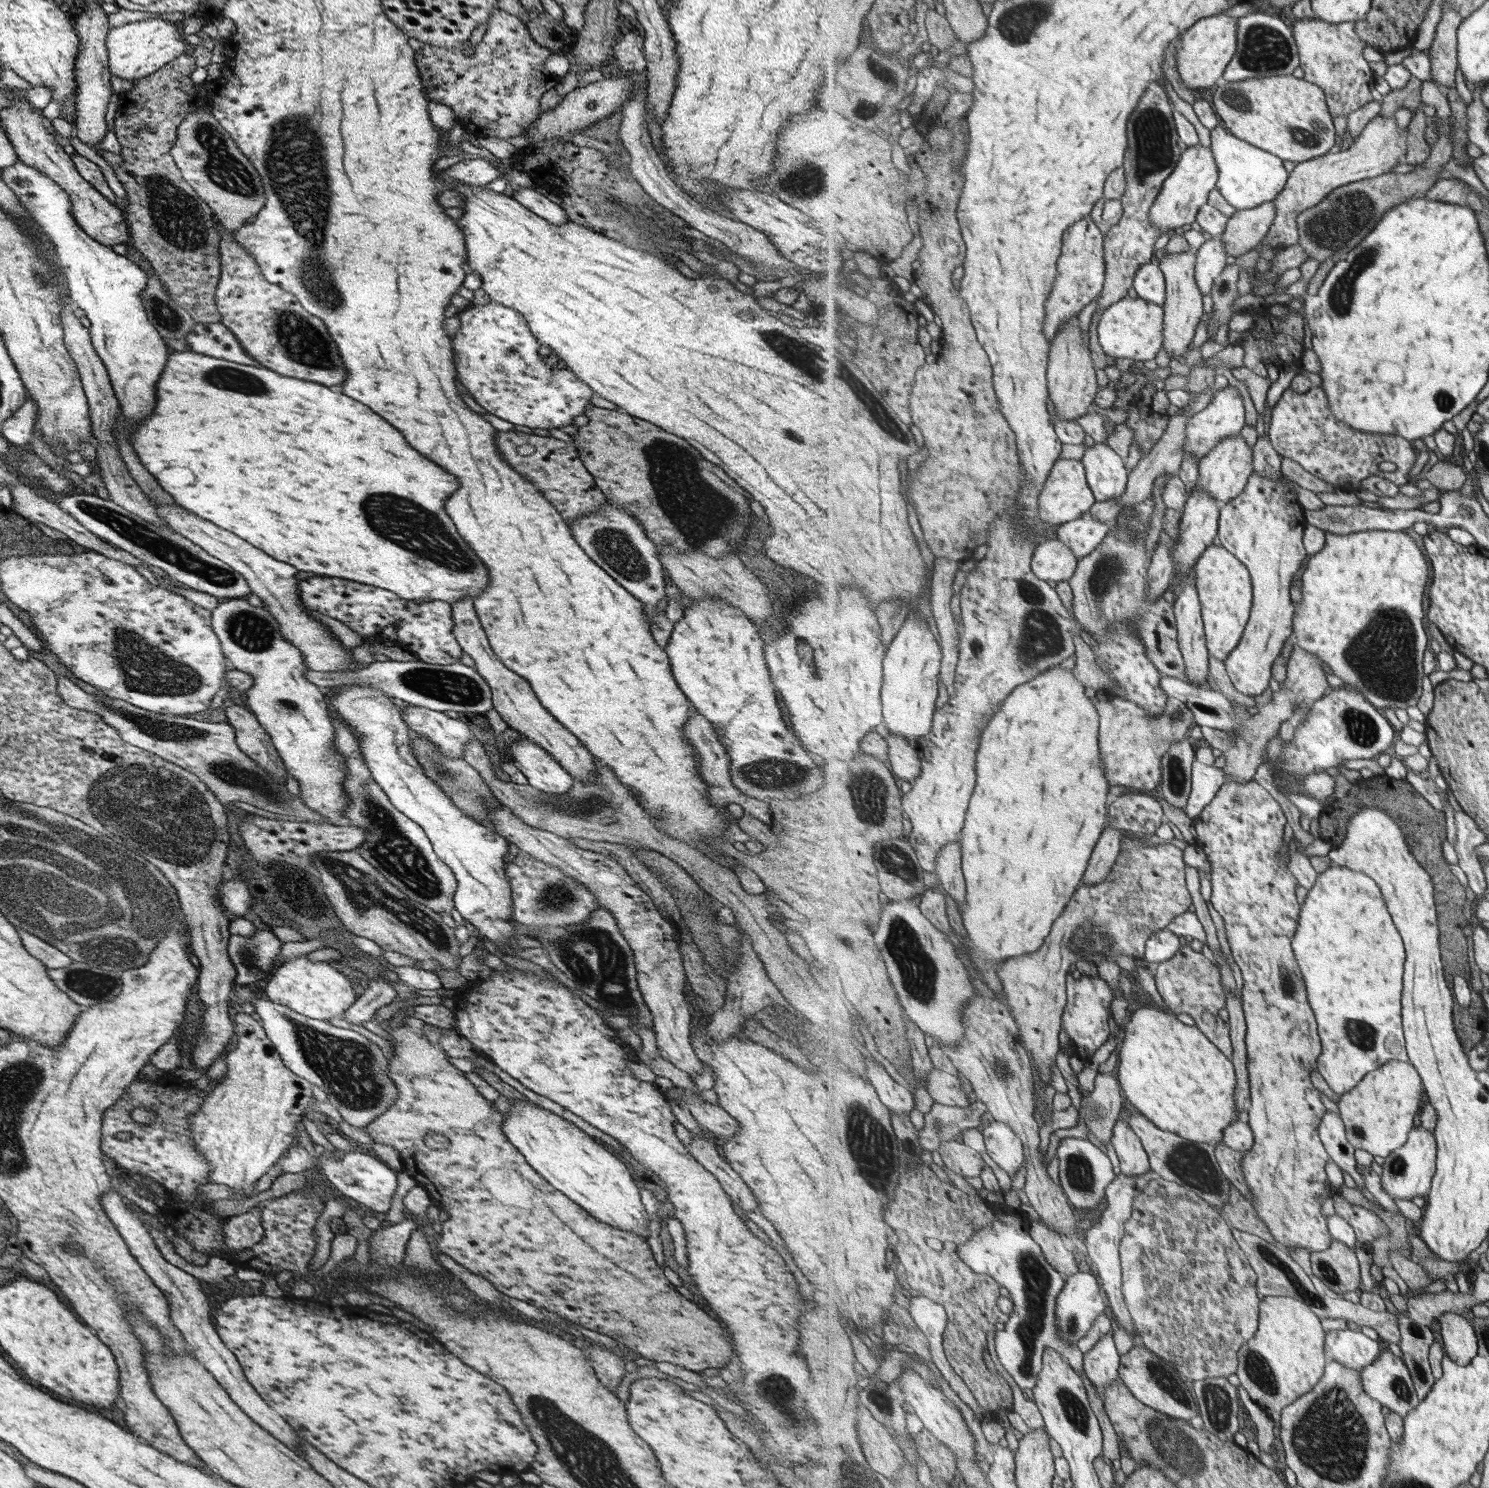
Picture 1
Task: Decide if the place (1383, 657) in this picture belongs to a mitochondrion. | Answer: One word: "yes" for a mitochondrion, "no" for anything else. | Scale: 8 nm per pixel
yes

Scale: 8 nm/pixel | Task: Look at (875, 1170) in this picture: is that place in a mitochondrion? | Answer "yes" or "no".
yes

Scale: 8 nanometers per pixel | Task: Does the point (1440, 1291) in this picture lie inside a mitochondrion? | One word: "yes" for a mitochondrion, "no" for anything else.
no

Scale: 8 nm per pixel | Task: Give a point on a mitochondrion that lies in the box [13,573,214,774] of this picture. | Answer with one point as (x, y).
(146, 669)

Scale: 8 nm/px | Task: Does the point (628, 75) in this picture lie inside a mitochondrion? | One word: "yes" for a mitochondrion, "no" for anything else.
no

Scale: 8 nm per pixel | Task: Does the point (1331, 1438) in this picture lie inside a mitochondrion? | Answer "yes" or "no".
yes

